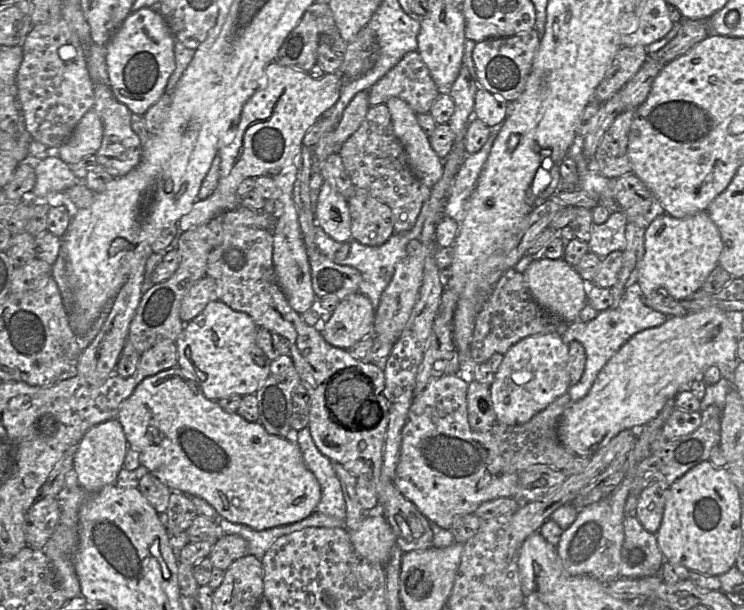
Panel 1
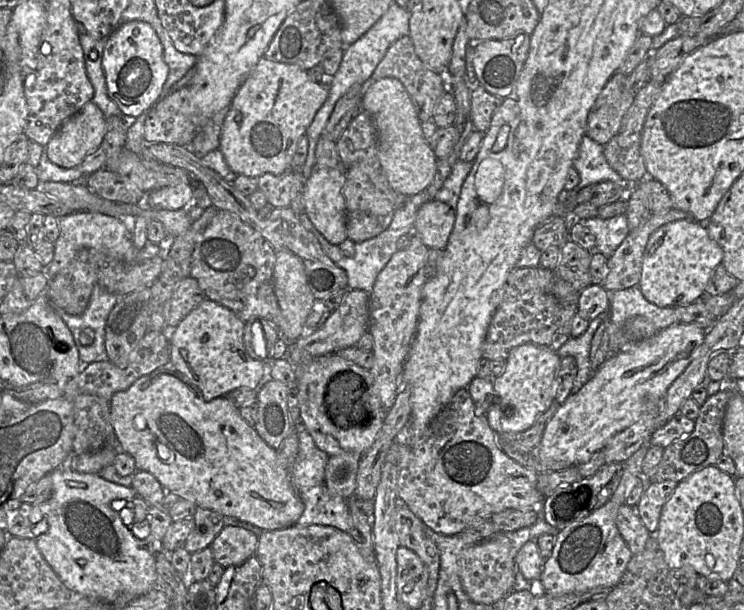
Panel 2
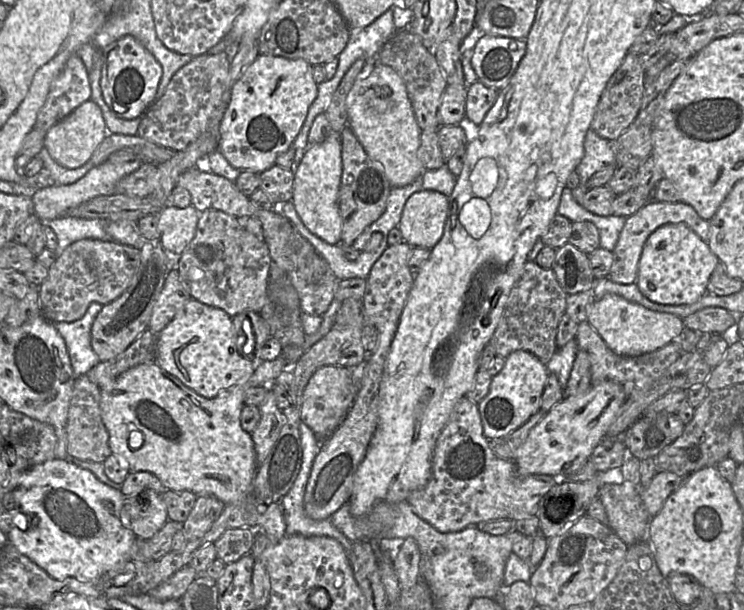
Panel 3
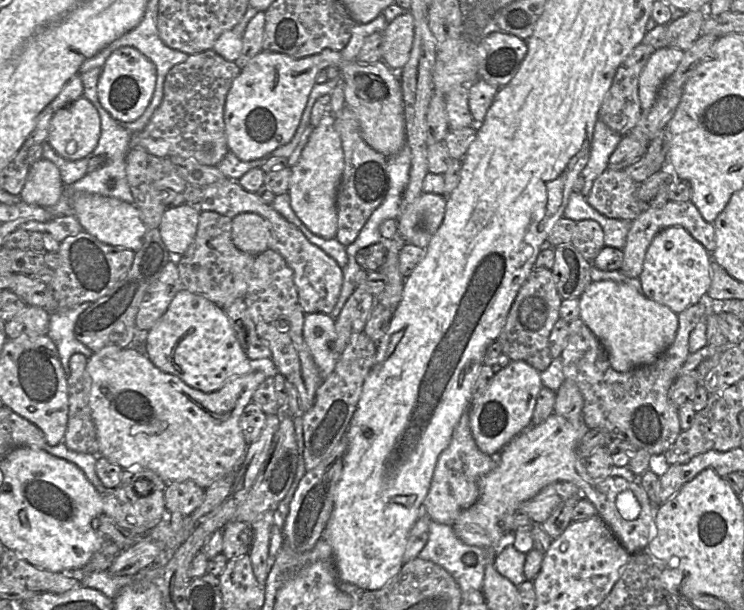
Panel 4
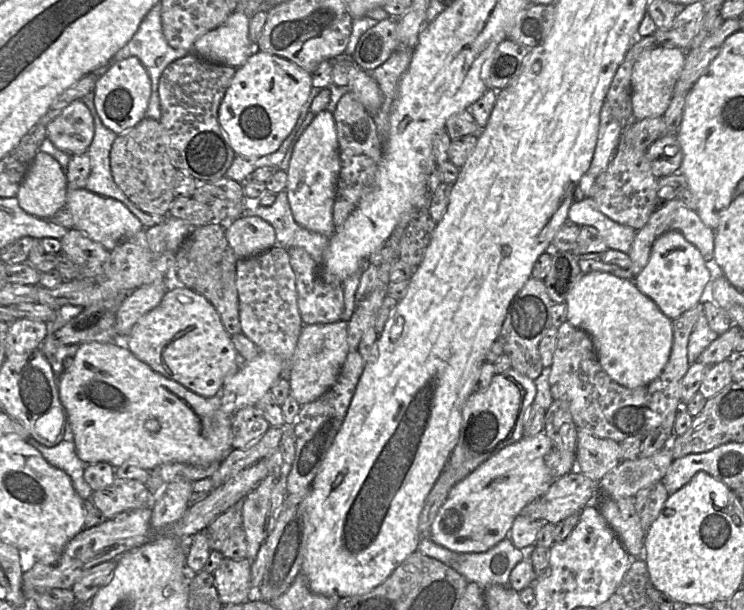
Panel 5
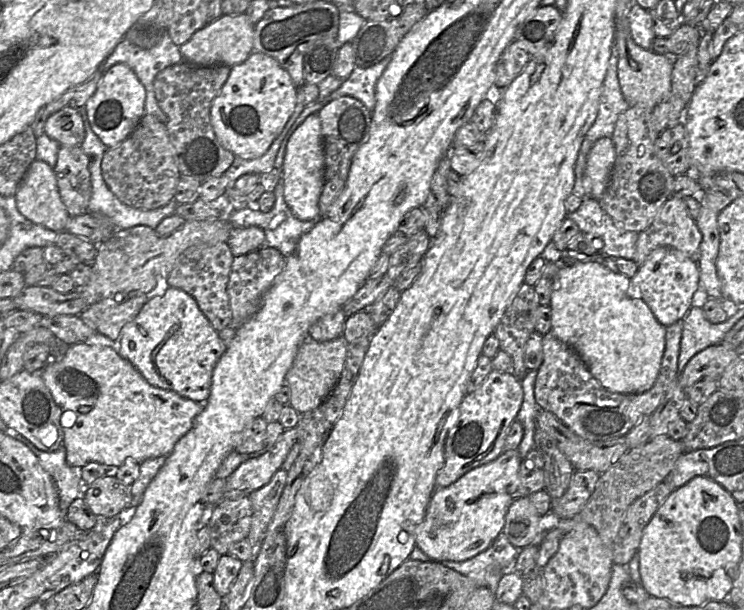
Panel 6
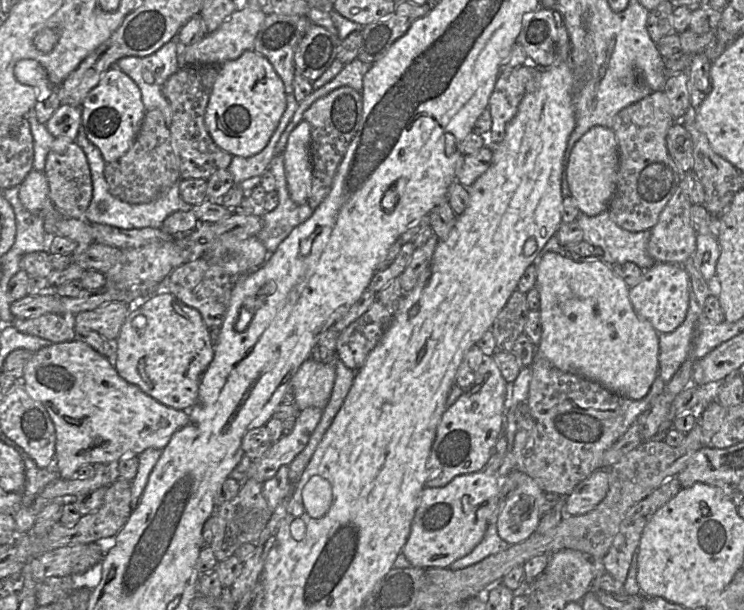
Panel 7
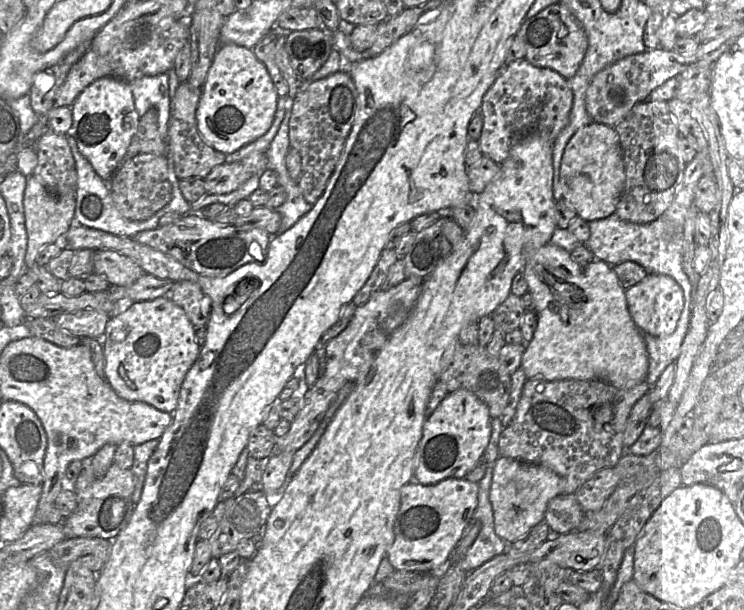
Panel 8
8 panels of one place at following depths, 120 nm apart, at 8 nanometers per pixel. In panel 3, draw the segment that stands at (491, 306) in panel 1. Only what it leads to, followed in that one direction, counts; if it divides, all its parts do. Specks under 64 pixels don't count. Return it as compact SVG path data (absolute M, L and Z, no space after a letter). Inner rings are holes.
M527 261L520 278L510 291L502 316L488 345L495 350L498 357L506 358L514 351L523 350L532 353L544 365L547 365L558 349L556 344L557 330L561 318L566 313L567 296L557 281L552 268L543 269L535 261Z

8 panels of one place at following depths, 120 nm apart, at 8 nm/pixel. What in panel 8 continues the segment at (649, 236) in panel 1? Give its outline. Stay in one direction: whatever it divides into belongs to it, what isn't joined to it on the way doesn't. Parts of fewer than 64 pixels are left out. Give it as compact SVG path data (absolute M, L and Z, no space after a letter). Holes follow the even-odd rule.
M648 274L642 281L627 289L625 295L628 311L641 332L664 338L675 331L684 308L684 294L673 278Z

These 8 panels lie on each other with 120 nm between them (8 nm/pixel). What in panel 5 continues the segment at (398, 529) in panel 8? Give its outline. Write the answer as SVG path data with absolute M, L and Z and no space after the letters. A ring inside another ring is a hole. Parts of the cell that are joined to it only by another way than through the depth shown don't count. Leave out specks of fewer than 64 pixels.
M541 431L534 436L523 436L519 441L506 446L481 463L451 488L431 525L429 537L436 544L456 553L486 552L509 537L512 524L522 509L530 502L541 498L553 483L545 463L545 456L552 448L550 438Z

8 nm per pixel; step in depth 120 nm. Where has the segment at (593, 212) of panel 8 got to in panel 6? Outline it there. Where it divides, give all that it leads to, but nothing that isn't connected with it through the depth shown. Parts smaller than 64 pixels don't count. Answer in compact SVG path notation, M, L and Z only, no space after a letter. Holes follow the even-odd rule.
M612 138L598 139L591 147L586 160L583 175L585 197L599 200L604 194L612 168L616 159L616 151Z

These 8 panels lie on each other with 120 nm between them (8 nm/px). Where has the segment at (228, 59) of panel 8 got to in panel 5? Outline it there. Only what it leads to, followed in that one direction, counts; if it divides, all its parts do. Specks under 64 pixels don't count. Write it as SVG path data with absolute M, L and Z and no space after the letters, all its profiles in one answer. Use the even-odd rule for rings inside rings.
M255 50L247 62L237 68L218 111L218 120L236 155L257 158L279 149L296 126L302 106L312 89L312 73L283 57Z

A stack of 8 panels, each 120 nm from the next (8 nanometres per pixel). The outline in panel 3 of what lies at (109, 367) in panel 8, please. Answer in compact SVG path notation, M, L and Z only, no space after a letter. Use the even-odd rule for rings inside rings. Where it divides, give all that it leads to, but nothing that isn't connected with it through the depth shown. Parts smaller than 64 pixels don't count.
M190 298L157 334L157 364L206 398L215 398L221 392L247 381L255 370L255 359L238 350L232 317L224 310L194 298Z

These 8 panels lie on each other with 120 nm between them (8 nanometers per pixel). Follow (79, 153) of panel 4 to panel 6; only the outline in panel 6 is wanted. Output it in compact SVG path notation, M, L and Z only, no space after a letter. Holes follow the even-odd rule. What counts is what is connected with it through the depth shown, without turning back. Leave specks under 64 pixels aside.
M64 107L50 115L44 133L61 146L81 146L85 138L85 127L77 108Z

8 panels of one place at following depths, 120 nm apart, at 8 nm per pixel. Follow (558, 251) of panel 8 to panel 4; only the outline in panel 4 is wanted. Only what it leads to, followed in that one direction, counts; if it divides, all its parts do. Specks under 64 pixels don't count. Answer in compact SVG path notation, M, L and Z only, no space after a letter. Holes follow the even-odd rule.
M592 281L579 298L579 309L579 319L600 341L617 372L654 363L673 343L678 330L678 314L622 282Z

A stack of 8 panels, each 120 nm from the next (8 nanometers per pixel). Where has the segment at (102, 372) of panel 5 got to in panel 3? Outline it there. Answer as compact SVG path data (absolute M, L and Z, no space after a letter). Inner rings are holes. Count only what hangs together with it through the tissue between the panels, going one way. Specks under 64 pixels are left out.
M281 355L276 360L260 363L255 359L254 363L255 370L247 381L221 392L215 398L199 395L157 363L134 366L109 385L101 386L101 417L109 433L112 455L121 458L131 472L151 472L167 490L187 490L197 496L214 496L225 505L241 500L250 491L258 469L252 435L243 430L240 422L245 393L250 387L273 384L282 371L294 372L295 367L294 362Z

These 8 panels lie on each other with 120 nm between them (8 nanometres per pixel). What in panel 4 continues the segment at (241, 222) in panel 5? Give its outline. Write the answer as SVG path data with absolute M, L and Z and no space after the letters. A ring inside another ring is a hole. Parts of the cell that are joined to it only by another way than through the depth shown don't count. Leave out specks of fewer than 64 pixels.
M241 213L232 219L232 240L235 246L250 255L258 256L269 249L269 223L256 213Z

